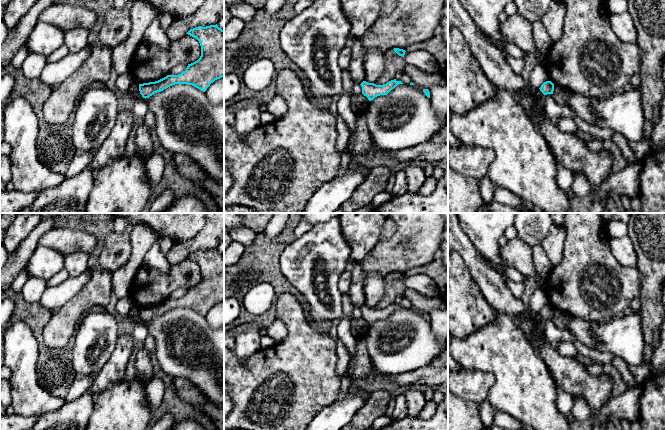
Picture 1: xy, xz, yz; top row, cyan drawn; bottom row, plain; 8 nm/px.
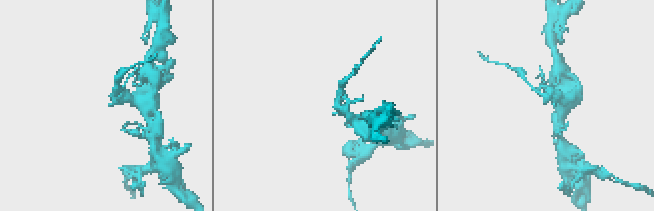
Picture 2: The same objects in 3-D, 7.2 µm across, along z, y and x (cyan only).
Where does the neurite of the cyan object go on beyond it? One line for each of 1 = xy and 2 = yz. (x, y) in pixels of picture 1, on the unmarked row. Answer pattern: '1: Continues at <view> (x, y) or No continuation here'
1: No continuation here
2: No continuation here

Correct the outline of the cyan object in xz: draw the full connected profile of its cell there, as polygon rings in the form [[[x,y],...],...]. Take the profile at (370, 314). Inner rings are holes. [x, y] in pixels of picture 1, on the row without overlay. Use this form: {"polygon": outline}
{"polygon": [[[394,303],[383,309],[376,309],[374,307],[368,307],[366,305],[363,305],[360,309],[362,311],[362,318],[366,320],[369,325],[371,325],[377,320],[387,319],[398,308],[403,307]]]}

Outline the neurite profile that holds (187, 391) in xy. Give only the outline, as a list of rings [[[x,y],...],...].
[[[174,378],[173,384],[179,397],[191,405],[201,406],[210,402],[202,391],[186,378]]]

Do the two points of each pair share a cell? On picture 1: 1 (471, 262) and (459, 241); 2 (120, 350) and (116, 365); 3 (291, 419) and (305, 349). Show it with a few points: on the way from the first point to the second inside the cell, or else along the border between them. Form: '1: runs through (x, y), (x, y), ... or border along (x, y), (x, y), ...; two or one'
1: runs through (471, 257), (463, 246); one
2: runs through (120, 354), (118, 361); one
3: runs through (295, 402), (297, 376), (302, 366); one

